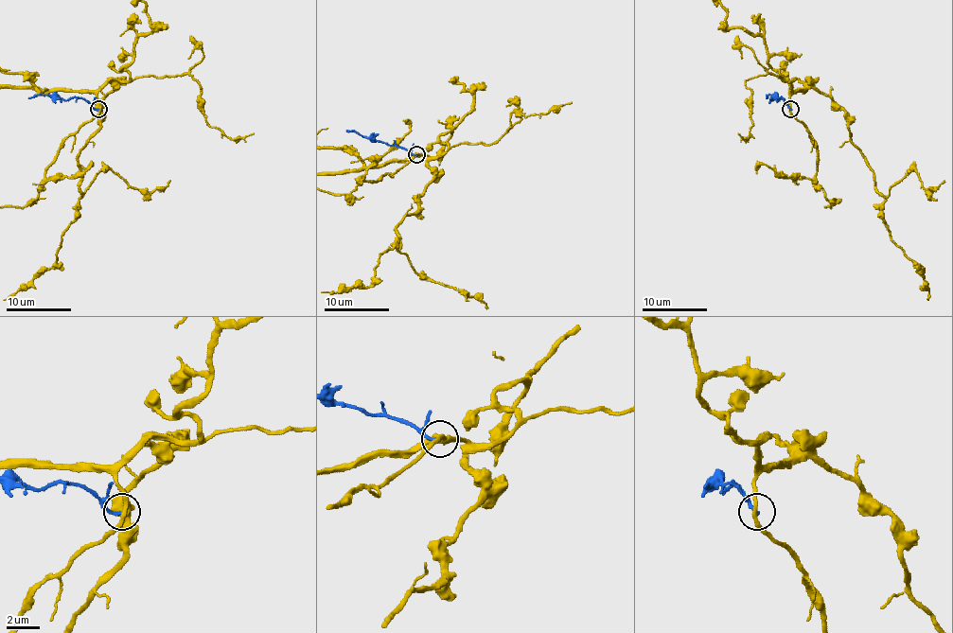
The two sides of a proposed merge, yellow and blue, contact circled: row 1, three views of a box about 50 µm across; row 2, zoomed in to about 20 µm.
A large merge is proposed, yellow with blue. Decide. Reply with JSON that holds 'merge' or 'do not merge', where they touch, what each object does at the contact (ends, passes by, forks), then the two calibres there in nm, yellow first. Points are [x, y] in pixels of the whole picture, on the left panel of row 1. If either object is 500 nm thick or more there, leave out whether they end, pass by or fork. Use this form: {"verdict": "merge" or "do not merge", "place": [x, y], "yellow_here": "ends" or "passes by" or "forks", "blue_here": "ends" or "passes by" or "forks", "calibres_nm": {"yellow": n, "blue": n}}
{"verdict": "do not merge", "place": [98, 109], "yellow_here": "passes by", "blue_here": "ends", "calibres_nm": {"yellow": 240, "blue": 160}}

